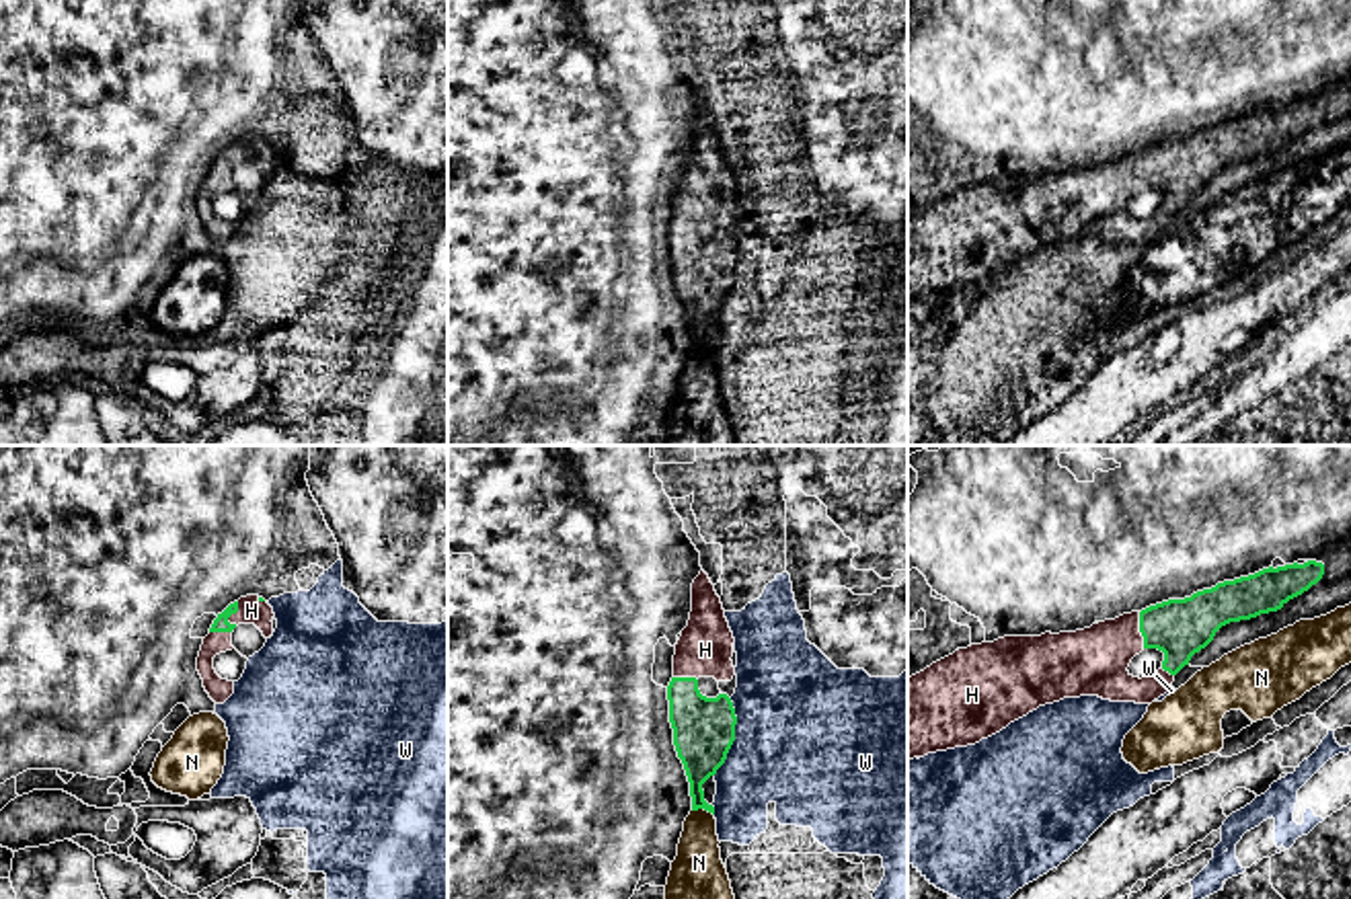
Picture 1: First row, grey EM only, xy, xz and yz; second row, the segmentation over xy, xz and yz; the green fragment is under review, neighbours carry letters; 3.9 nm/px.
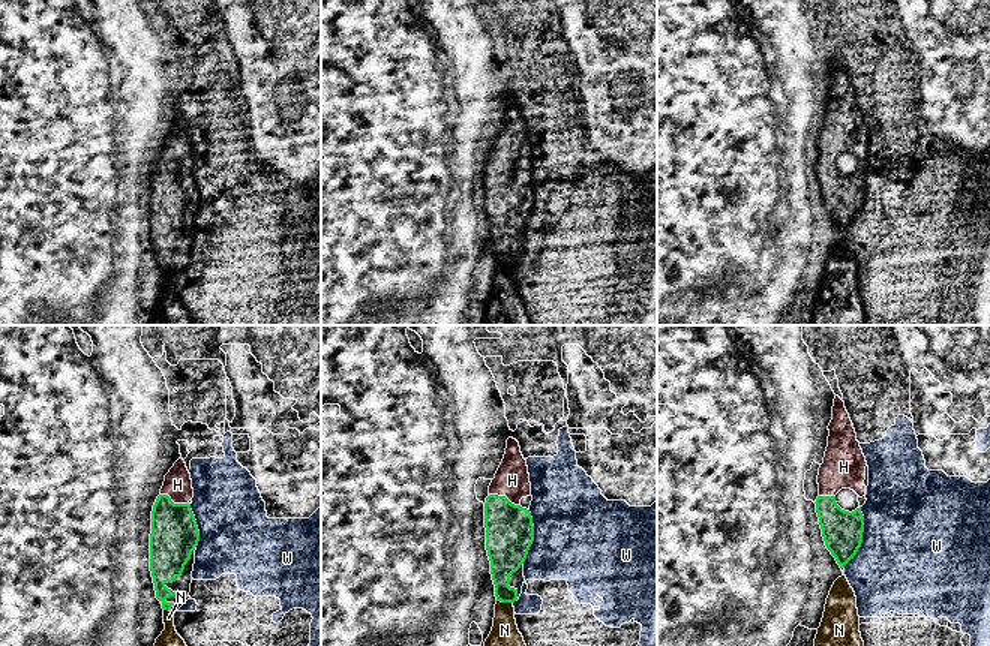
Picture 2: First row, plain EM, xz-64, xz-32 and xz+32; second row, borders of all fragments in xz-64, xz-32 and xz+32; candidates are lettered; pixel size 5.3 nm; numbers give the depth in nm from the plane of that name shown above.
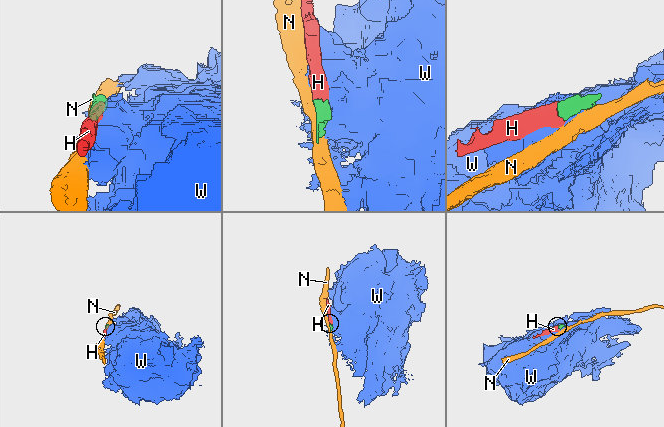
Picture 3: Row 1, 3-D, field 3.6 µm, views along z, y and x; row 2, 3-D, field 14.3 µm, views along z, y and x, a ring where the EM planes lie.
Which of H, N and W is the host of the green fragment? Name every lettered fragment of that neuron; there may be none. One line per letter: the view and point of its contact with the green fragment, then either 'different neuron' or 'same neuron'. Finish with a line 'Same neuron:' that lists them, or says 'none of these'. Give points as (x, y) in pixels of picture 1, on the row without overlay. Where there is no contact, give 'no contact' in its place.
H: yz (1140, 171) | same neuron
N: xz (703, 347) | different neuron
W: xz (734, 278) | different neuron
Same neuron: H

